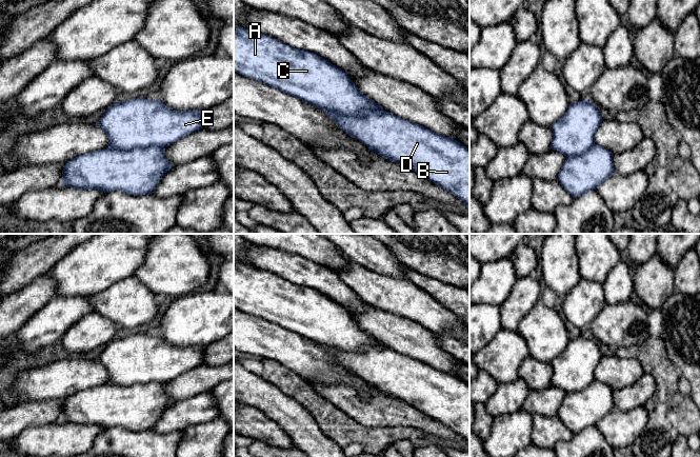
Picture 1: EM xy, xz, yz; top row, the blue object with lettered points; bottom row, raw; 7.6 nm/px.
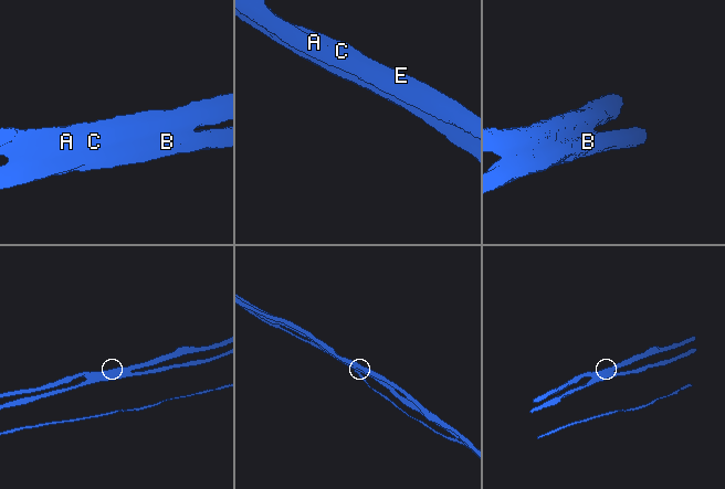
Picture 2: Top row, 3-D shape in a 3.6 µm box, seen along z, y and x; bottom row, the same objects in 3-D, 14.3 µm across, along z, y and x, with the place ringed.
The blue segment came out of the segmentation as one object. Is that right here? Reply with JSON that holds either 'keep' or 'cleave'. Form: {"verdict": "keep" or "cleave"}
{"verdict": "cleave"}

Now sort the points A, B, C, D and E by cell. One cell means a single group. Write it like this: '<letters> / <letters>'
A C E / B D

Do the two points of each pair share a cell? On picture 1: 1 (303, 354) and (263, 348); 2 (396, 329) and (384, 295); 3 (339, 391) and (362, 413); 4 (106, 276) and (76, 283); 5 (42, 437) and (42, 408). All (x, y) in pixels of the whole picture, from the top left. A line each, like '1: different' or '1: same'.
1: same
2: different
3: same
4: same
5: different

